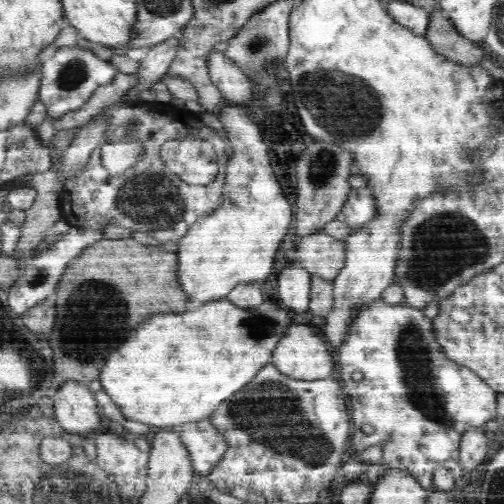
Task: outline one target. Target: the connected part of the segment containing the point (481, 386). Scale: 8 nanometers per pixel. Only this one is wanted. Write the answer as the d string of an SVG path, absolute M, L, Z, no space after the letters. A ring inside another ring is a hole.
M372 300L370 304L364 304L360 308L356 308L356 314L354 314L354 320L352 320L352 325L350 326L350 331L346 340L342 342L342 346L338 346L334 350L333 358L336 358L338 368L340 370L336 372L338 381L341 383L341 388L343 392L348 397L348 405L350 407L351 413L351 438L350 438L350 448L354 456L358 456L361 451L366 450L368 446L382 446L382 463L388 464L389 467L403 468L407 470L411 476L413 476L427 491L436 491L436 485L432 480L432 474L436 468L446 468L449 472L452 472L455 478L455 491L457 494L460 492L462 486L467 485L467 480L469 474L460 466L458 462L460 440L462 440L462 435L464 432L471 430L472 428L484 428L484 424L488 420L496 419L497 413L497 398L498 393L486 384L486 381L482 381L474 371L470 370L466 366L461 364L456 364L452 360L446 360L446 354L442 352L440 344L436 342L436 336L434 336L434 328L432 328L432 320L430 318L424 318L423 309L414 308L413 306L402 304L402 305L392 305L388 304L382 300ZM364 424L371 424L374 426L374 432L371 434L364 433L362 426Z

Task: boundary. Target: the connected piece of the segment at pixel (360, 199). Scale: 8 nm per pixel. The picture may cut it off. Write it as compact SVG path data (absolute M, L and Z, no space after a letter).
M366 187L351 190L335 219L347 224L351 228L351 232L356 232L358 228L362 228L364 224L374 220L376 214L378 214L376 199L374 199L371 188Z

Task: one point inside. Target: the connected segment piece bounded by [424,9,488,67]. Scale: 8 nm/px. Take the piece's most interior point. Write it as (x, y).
(442, 34)

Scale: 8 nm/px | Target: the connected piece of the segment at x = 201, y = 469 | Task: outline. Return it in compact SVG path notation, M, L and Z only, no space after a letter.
M210 419L184 423L177 428L180 430L180 440L188 449L192 468L204 477L208 476L228 448L222 431L216 429Z

